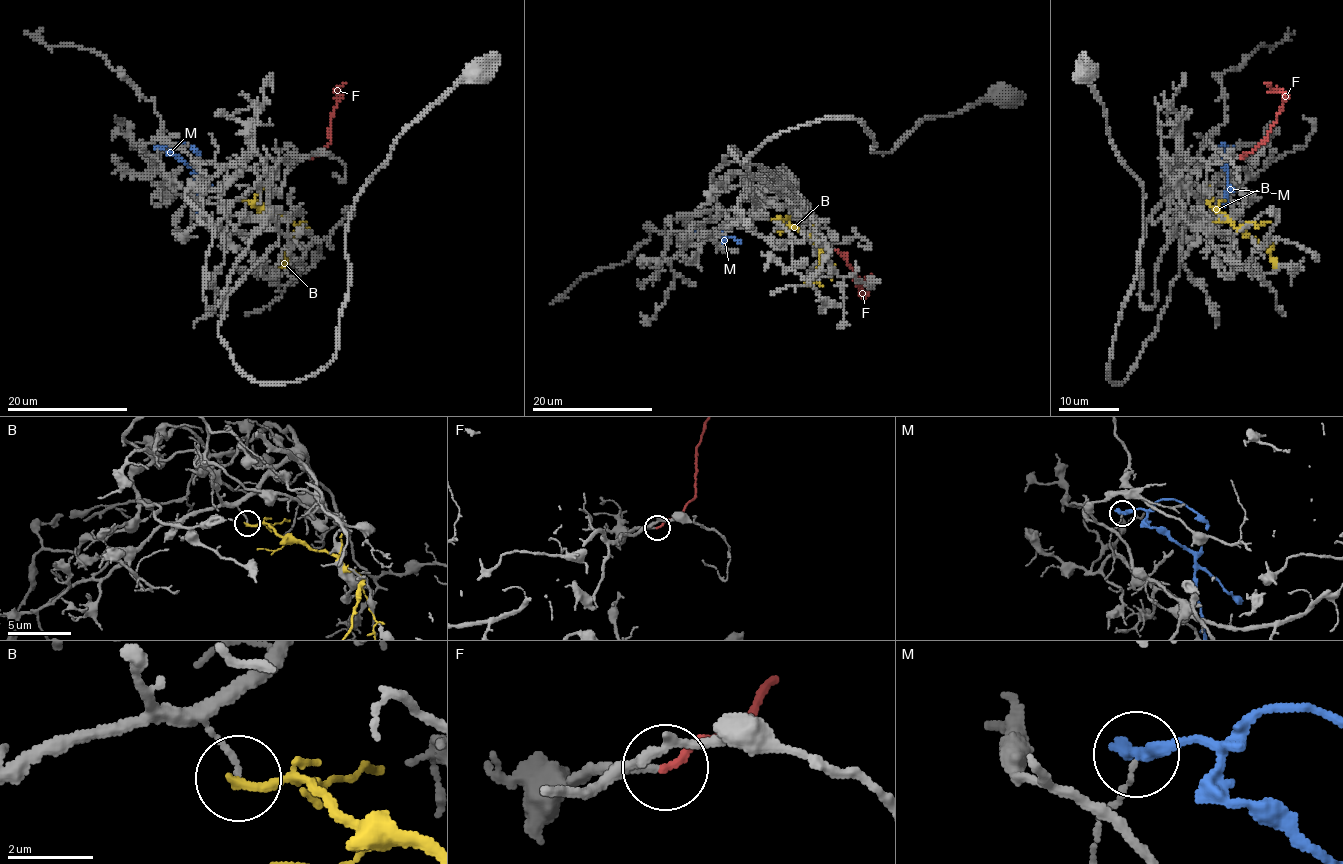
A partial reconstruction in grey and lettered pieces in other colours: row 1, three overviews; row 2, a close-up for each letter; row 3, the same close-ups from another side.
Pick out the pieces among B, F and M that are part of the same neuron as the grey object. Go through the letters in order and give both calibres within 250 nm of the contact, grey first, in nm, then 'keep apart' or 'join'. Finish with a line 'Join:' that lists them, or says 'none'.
B: calibres 120 and 240 nm; keep apart
F: calibres 130 and 170 nm; join
M: calibres 90 and 400 nm; keep apart
Join: F

